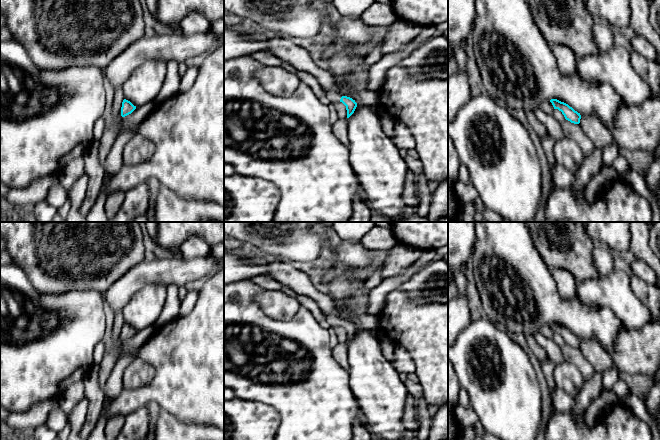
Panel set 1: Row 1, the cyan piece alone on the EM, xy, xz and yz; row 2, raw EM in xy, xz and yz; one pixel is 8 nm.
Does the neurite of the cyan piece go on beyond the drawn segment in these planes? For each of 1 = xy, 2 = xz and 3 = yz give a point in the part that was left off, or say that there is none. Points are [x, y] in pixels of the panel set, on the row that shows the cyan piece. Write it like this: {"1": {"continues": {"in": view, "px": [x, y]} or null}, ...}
{"1": {"continues": null}, "2": {"continues": null}, "3": {"continues": null}}

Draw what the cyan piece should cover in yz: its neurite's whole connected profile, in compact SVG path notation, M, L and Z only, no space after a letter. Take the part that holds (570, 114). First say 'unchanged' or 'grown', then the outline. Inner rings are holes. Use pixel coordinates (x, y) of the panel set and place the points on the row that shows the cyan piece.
unchanged; M551 99L550 102L552 103L554 109L558 109L559 111L562 112L566 120L574 124L580 123L580 119L581 119L580 113L575 111L568 104L561 102L557 99Z

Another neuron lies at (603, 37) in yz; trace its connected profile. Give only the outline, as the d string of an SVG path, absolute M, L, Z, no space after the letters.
M604 22L594 23L593 38L599 56L605 55L615 46L611 26Z

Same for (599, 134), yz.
M580 114L580 127L590 138L596 148L603 148L613 143L610 130L596 115Z

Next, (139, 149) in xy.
M137 133L126 143L124 147L123 165L131 166L147 162L154 155L155 151L155 143Z

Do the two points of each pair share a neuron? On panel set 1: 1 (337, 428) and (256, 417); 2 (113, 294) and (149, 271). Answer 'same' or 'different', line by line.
1: different
2: same

